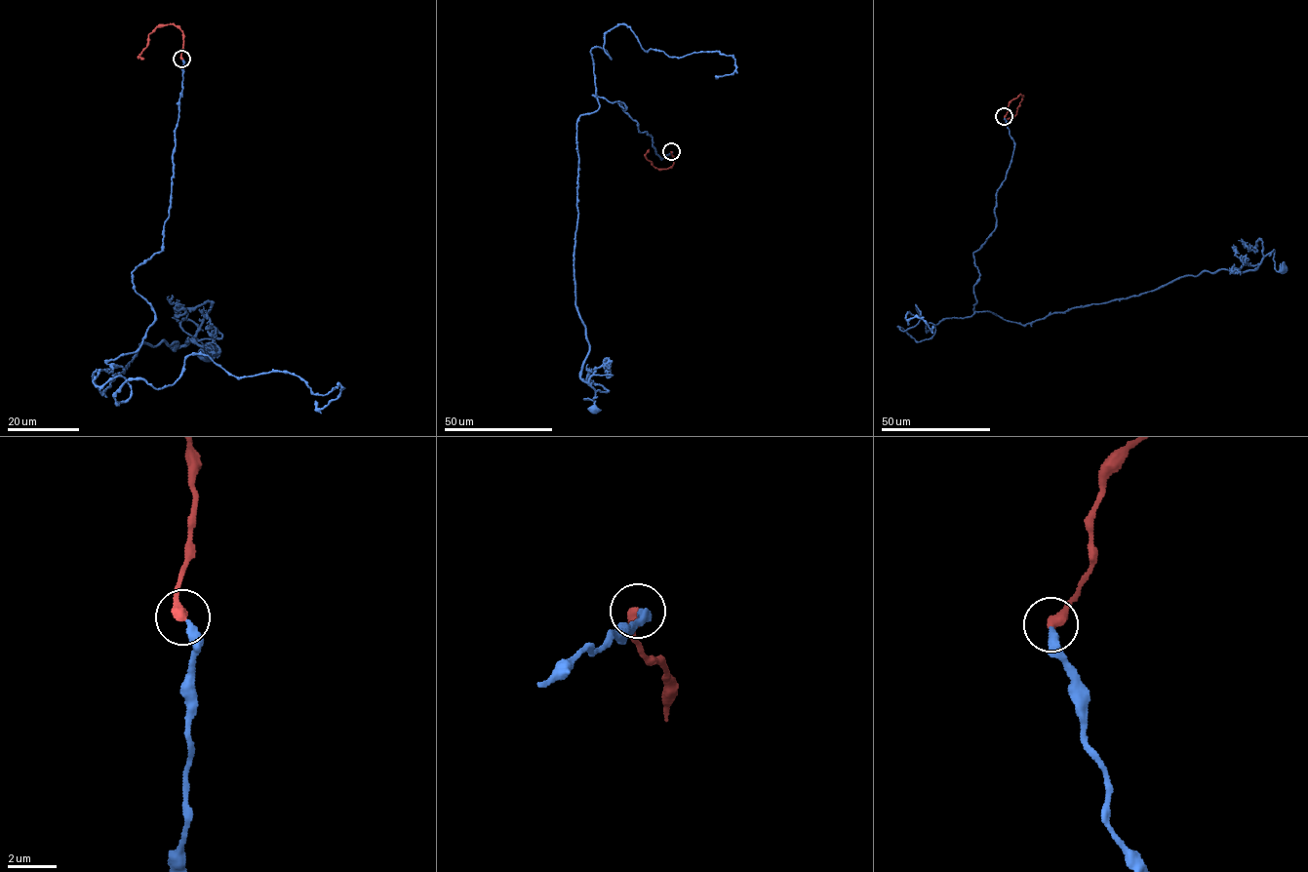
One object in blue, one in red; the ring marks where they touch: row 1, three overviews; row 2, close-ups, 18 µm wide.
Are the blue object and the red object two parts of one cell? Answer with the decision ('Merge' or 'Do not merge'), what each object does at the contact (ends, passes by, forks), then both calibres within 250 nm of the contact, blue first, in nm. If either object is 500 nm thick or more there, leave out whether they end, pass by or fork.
Merge. At the ring blue ends. At the ring red ends. Thickness 360 nm (blue) against 460 nm

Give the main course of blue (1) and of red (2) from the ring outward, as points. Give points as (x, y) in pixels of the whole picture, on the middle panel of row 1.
1: (672, 151), (660, 158), (620, 101), (594, 95), (577, 121), (575, 302), (595, 409)
2: (671, 152), (673, 164), (667, 169), (659, 169), (646, 159), (649, 149)

